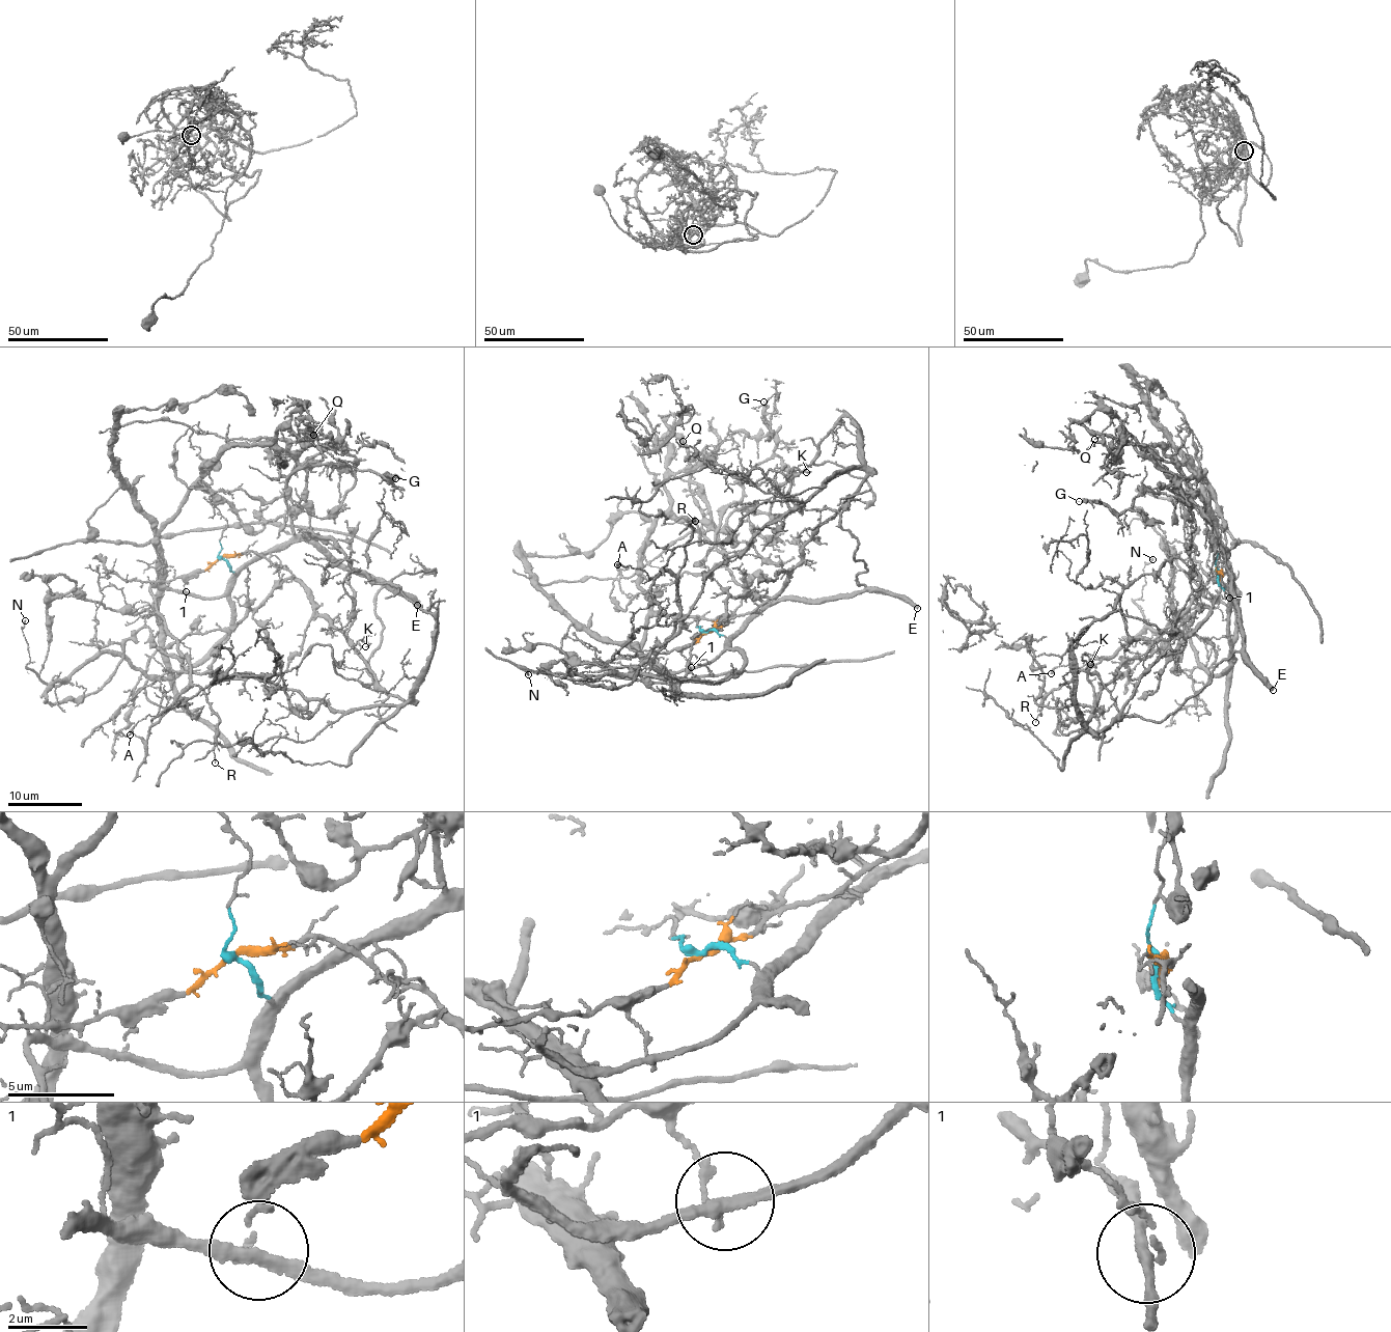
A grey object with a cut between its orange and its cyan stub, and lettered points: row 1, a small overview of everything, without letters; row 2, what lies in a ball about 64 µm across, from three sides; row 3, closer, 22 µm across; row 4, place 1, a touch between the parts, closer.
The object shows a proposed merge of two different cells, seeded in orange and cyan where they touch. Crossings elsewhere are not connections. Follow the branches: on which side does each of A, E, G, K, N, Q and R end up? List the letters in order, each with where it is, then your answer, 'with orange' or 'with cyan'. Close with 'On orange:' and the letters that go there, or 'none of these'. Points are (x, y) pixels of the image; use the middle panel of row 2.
A: at (617, 564); with cyan
E: at (917, 608); with cyan
G: at (763, 401); with orange
K: at (806, 472); with cyan
N: at (528, 674); with cyan
Q: at (683, 441); with orange
R: at (695, 521); with cyan
On orange: G, Q

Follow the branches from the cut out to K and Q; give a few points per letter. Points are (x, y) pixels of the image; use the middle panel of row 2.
K: (705, 633), (730, 637), (770, 604), (864, 588), (841, 516), (789, 497), (795, 468), (806, 473)
Q: (705, 633), (781, 589), (865, 477), (724, 558), (651, 650), (656, 690), (636, 566), (683, 440)

